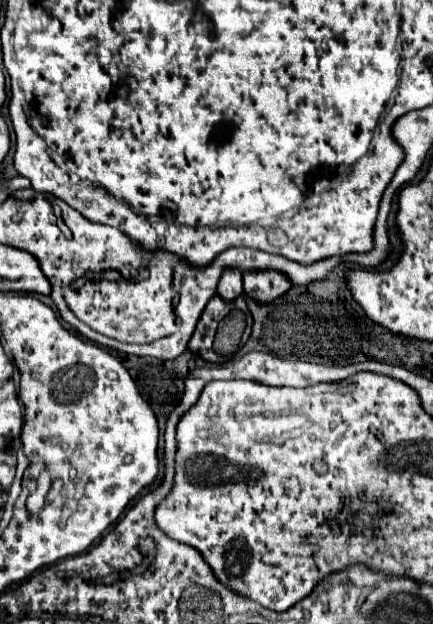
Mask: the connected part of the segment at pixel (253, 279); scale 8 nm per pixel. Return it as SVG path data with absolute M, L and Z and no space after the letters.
M261 269L261 271L245 271L243 287L245 287L247 297L253 297L261 303L269 303L277 299L279 295L283 295L291 287L291 281L281 271Z

